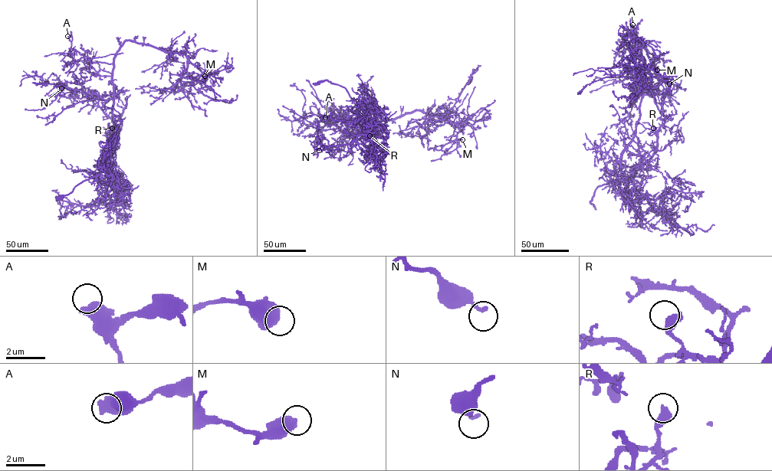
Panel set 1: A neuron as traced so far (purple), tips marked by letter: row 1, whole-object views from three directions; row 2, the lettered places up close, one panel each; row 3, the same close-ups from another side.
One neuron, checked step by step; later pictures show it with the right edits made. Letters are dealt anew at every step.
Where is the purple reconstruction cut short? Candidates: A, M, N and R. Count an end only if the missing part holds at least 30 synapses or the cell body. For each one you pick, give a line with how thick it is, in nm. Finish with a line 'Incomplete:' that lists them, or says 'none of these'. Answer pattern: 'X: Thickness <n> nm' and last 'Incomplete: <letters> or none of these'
Incomplete: none of these

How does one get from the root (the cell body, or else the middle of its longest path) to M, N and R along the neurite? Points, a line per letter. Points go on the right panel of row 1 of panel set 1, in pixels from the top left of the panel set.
M: (643, 82), (644, 60), (635, 29), (625, 40), (642, 59), (645, 67), (656, 72), (657, 70)
N: (643, 82), (643, 93), (650, 96), (645, 86), (648, 78), (655, 76), (669, 83)
R: (643, 82), (645, 89), (652, 90), (654, 102), (665, 119), (657, 132), (653, 128)

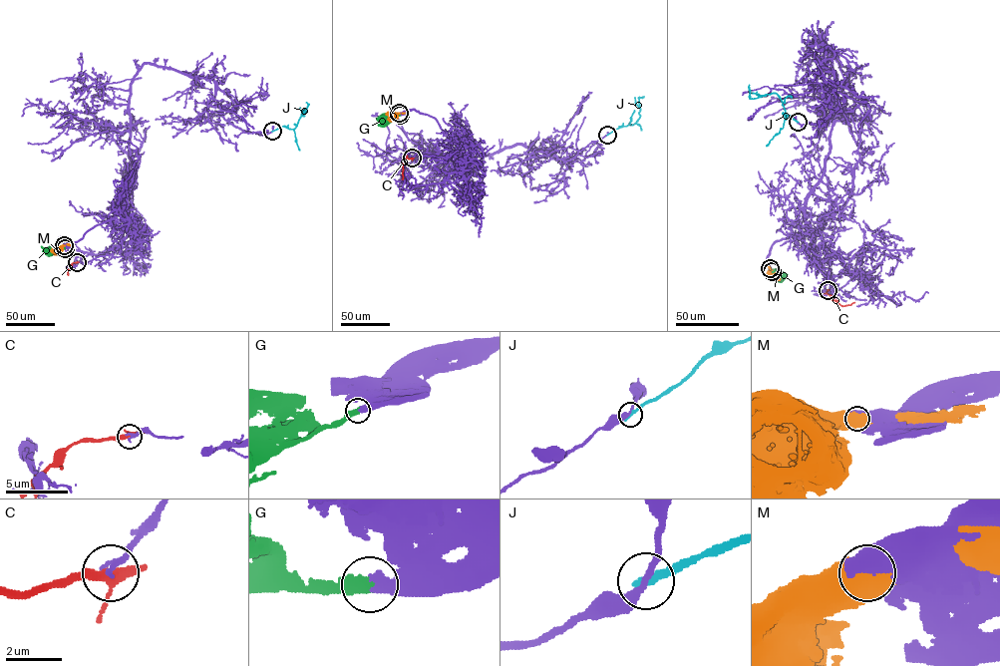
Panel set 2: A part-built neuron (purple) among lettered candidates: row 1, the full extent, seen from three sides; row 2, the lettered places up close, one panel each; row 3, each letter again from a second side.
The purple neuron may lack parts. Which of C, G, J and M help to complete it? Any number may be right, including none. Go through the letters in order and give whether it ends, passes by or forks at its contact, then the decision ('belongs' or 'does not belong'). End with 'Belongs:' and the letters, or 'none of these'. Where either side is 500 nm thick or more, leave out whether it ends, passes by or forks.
C: it forks; does not belong
G: it ends; belongs
J: it ends; does not belong
M: does not belong
Belongs: G

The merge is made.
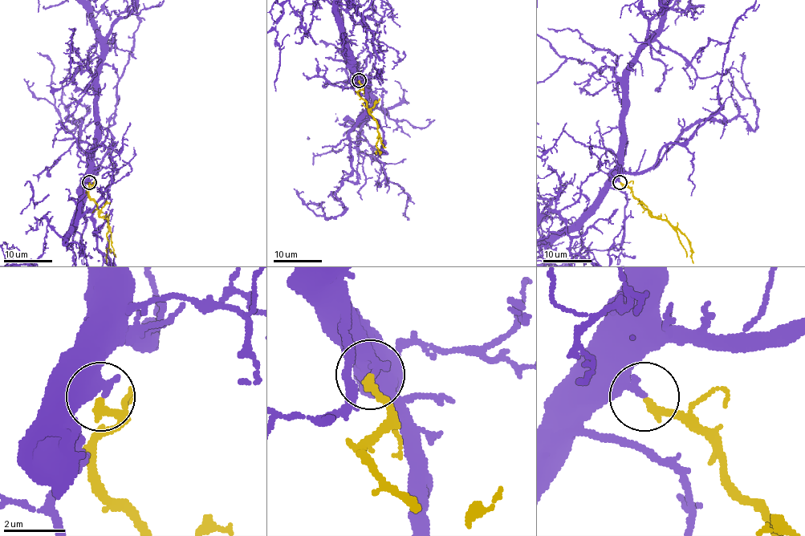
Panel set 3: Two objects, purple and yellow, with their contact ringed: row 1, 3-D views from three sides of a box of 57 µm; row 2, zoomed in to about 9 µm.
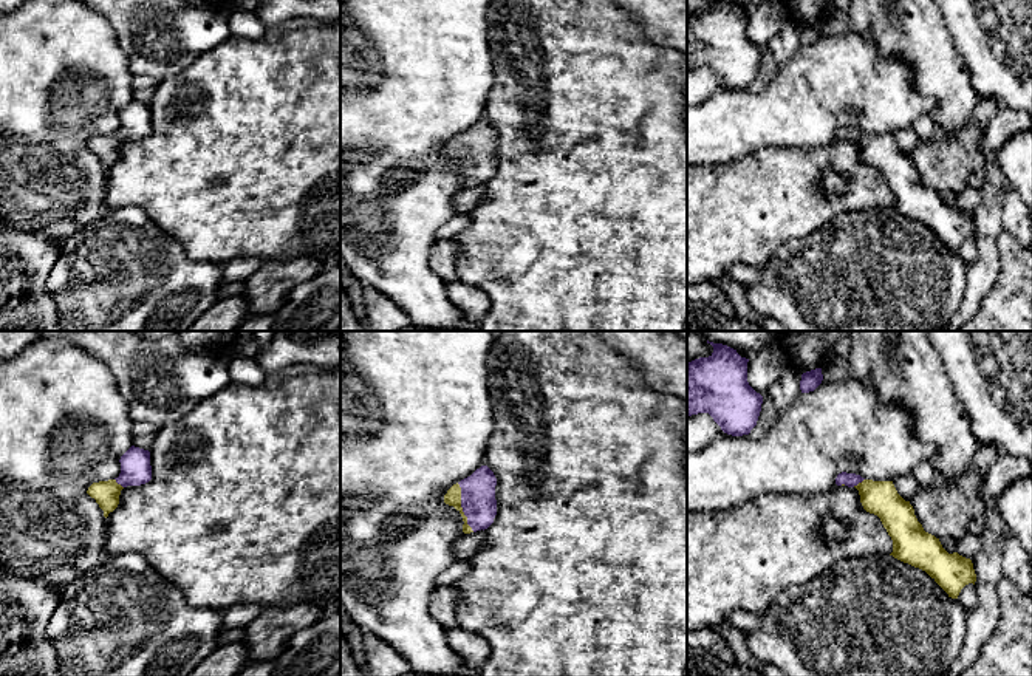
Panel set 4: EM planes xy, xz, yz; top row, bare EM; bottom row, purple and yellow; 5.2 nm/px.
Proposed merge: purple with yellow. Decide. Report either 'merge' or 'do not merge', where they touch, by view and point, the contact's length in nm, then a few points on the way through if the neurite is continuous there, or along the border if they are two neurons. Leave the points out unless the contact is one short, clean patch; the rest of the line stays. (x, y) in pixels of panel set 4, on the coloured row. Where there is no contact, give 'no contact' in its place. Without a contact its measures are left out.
merge; meets purple in xz at (461, 506); contact 280 nm long; runs through xz (478, 503), (461, 506), (454, 494)

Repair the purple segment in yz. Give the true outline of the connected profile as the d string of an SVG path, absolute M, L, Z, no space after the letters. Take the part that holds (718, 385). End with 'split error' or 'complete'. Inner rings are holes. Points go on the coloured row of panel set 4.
M709 342L713 353L687 364L687 416L709 413L732 436L757 425L763 396L747 382L747 362L736 350Z; complete

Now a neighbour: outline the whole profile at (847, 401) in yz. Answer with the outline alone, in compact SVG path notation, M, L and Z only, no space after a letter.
M823 379L814 391L800 393L789 407L780 410L761 438L724 433L699 452L687 453L687 510L721 510L767 493L828 492L837 486L836 478L842 472L873 481L893 481L899 475L913 475L918 464L931 463L935 455L933 444L916 438L911 415L896 404L882 407L868 381Z

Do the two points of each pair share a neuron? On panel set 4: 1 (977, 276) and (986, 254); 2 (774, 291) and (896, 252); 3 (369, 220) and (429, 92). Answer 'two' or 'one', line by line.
1: one
2: one
3: one

